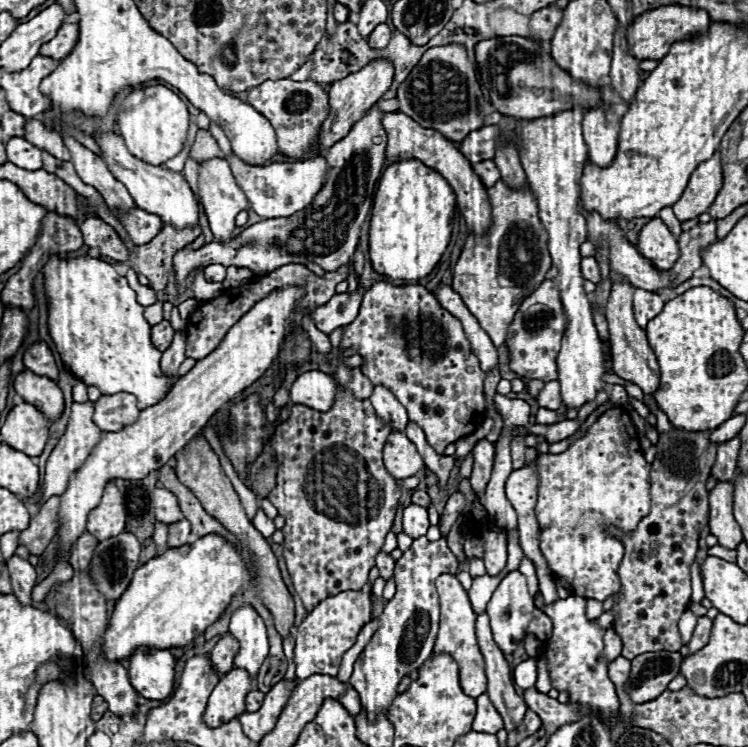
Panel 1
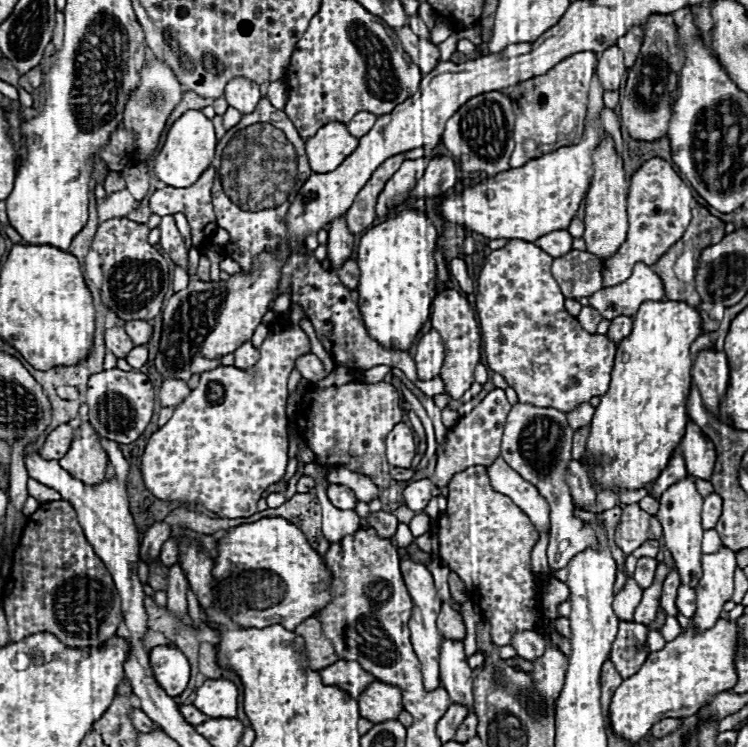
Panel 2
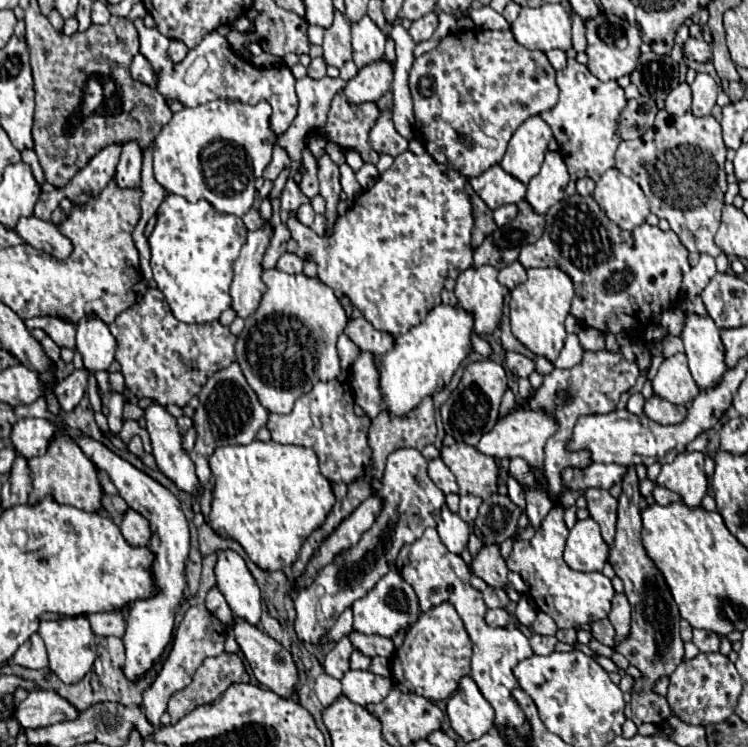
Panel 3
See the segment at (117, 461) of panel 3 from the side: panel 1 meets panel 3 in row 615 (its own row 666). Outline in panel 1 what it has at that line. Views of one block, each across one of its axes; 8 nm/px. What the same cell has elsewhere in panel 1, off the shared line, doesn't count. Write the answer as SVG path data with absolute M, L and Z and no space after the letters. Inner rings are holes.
M140 648L130 658L128 676L136 692L148 700L164 700L174 690L176 658L170 650Z

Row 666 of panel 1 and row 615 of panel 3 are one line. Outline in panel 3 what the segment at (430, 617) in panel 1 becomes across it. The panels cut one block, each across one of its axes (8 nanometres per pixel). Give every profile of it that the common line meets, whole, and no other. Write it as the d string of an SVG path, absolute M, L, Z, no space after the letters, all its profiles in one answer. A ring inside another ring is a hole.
M392 568L386 576L378 580L378 584L362 598L352 604L354 612L354 630L360 634L380 634L380 636L396 636L400 628L412 626L420 616L418 598L412 590L412 586L398 574L396 568Z

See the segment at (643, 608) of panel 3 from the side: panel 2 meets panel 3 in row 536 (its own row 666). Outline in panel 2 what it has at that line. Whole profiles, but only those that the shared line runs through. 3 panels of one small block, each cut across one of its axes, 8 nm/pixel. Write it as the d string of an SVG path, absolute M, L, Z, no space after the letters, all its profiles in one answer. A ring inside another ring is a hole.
M620 622L618 636L612 644L610 660L614 662L616 670L622 678L634 676L638 668L646 662L650 648L648 648L648 628L636 622Z

